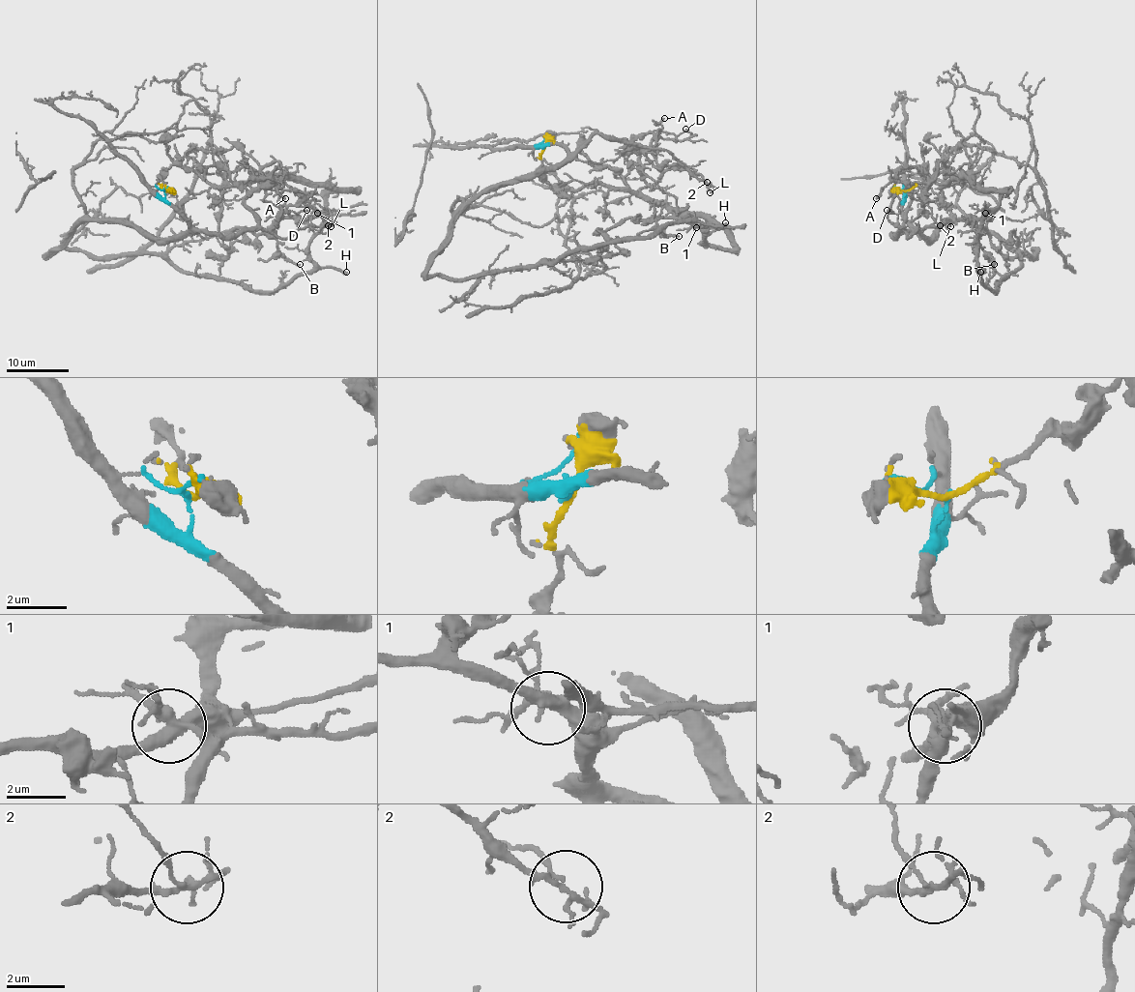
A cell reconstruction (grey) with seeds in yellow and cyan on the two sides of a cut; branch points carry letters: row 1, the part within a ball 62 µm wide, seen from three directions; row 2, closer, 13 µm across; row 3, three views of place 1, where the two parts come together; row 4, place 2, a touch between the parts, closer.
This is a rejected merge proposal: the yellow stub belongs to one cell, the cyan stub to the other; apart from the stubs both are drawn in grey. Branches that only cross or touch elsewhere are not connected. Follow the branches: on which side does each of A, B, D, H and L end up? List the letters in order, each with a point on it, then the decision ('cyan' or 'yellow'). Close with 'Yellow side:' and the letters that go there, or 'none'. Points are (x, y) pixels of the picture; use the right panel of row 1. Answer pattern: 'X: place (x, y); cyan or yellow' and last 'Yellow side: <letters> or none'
A: place (876, 198); yellow
B: place (994, 264); yellow
D: place (887, 210); cyan
H: place (980, 272); cyan
L: place (950, 226); cyan
Yellow side: A, B

